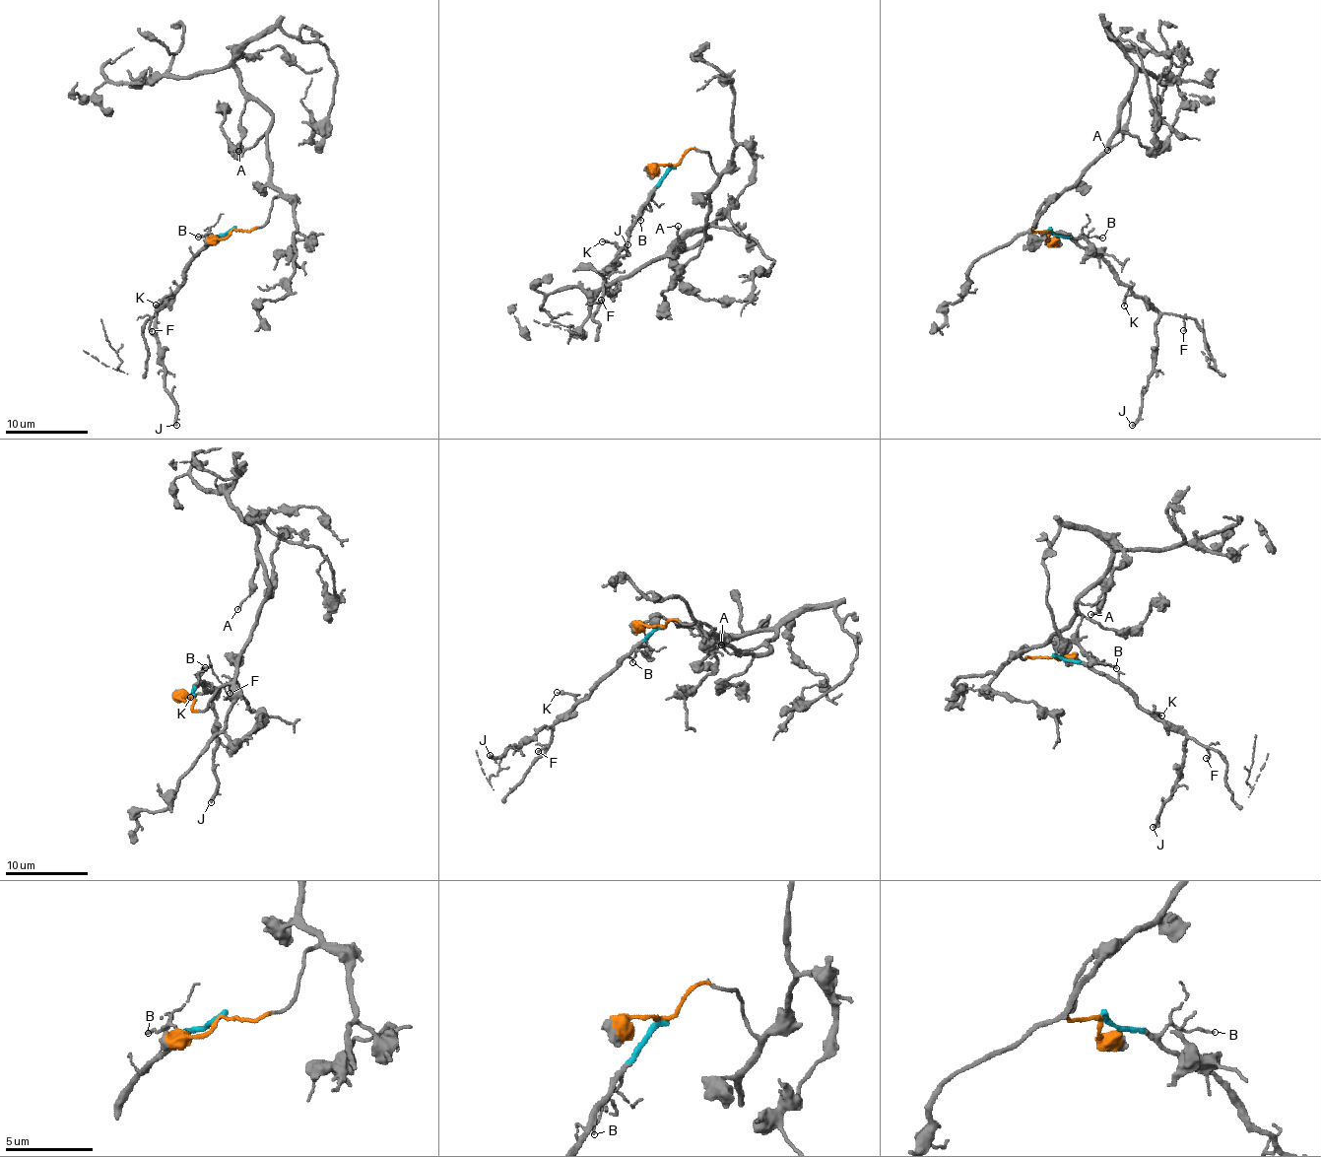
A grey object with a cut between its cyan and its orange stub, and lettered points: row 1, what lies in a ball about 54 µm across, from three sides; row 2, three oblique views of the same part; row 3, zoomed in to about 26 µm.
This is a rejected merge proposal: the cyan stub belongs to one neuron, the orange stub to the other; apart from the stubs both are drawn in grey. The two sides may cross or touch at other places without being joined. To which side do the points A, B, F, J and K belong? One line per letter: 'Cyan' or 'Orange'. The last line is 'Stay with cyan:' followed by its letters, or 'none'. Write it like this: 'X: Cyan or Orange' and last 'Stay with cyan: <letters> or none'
A: Orange
B: Cyan
F: Cyan
J: Cyan
K: Cyan
Stay with cyan: B, F, J, K

